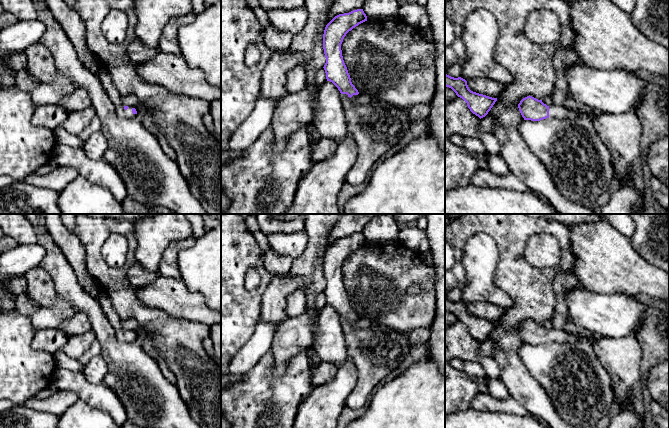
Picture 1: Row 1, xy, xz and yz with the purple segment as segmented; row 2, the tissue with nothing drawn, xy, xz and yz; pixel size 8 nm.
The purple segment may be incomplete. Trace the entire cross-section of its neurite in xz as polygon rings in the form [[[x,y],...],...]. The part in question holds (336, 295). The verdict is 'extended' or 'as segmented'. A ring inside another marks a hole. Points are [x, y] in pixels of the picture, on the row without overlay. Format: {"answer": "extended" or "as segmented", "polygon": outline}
{"answer": "extended", "polygon": [[[363,233],[335,240],[325,251],[323,258],[323,273],[326,281],[324,294],[327,305],[332,306],[340,315],[346,337],[345,350],[347,357],[356,369],[356,385],[348,395],[345,406],[352,410],[362,409],[373,388],[393,370],[398,368],[411,350],[408,334],[393,329],[373,331],[371,328],[360,329],[355,326],[358,314],[351,306],[350,299],[344,287],[341,268],[346,258],[359,248],[367,245]]]}

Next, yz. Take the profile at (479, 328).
{"answer": "as segmented", "polygon": [[[445,297],[445,310],[451,312],[458,321],[462,322],[470,335],[480,343],[488,338],[497,325],[497,322],[471,315],[467,305],[461,301],[454,302]]]}

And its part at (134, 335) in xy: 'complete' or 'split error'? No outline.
split error

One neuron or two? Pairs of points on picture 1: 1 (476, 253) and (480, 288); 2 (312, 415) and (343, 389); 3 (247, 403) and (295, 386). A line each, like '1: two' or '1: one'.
1: one
2: one
3: one

